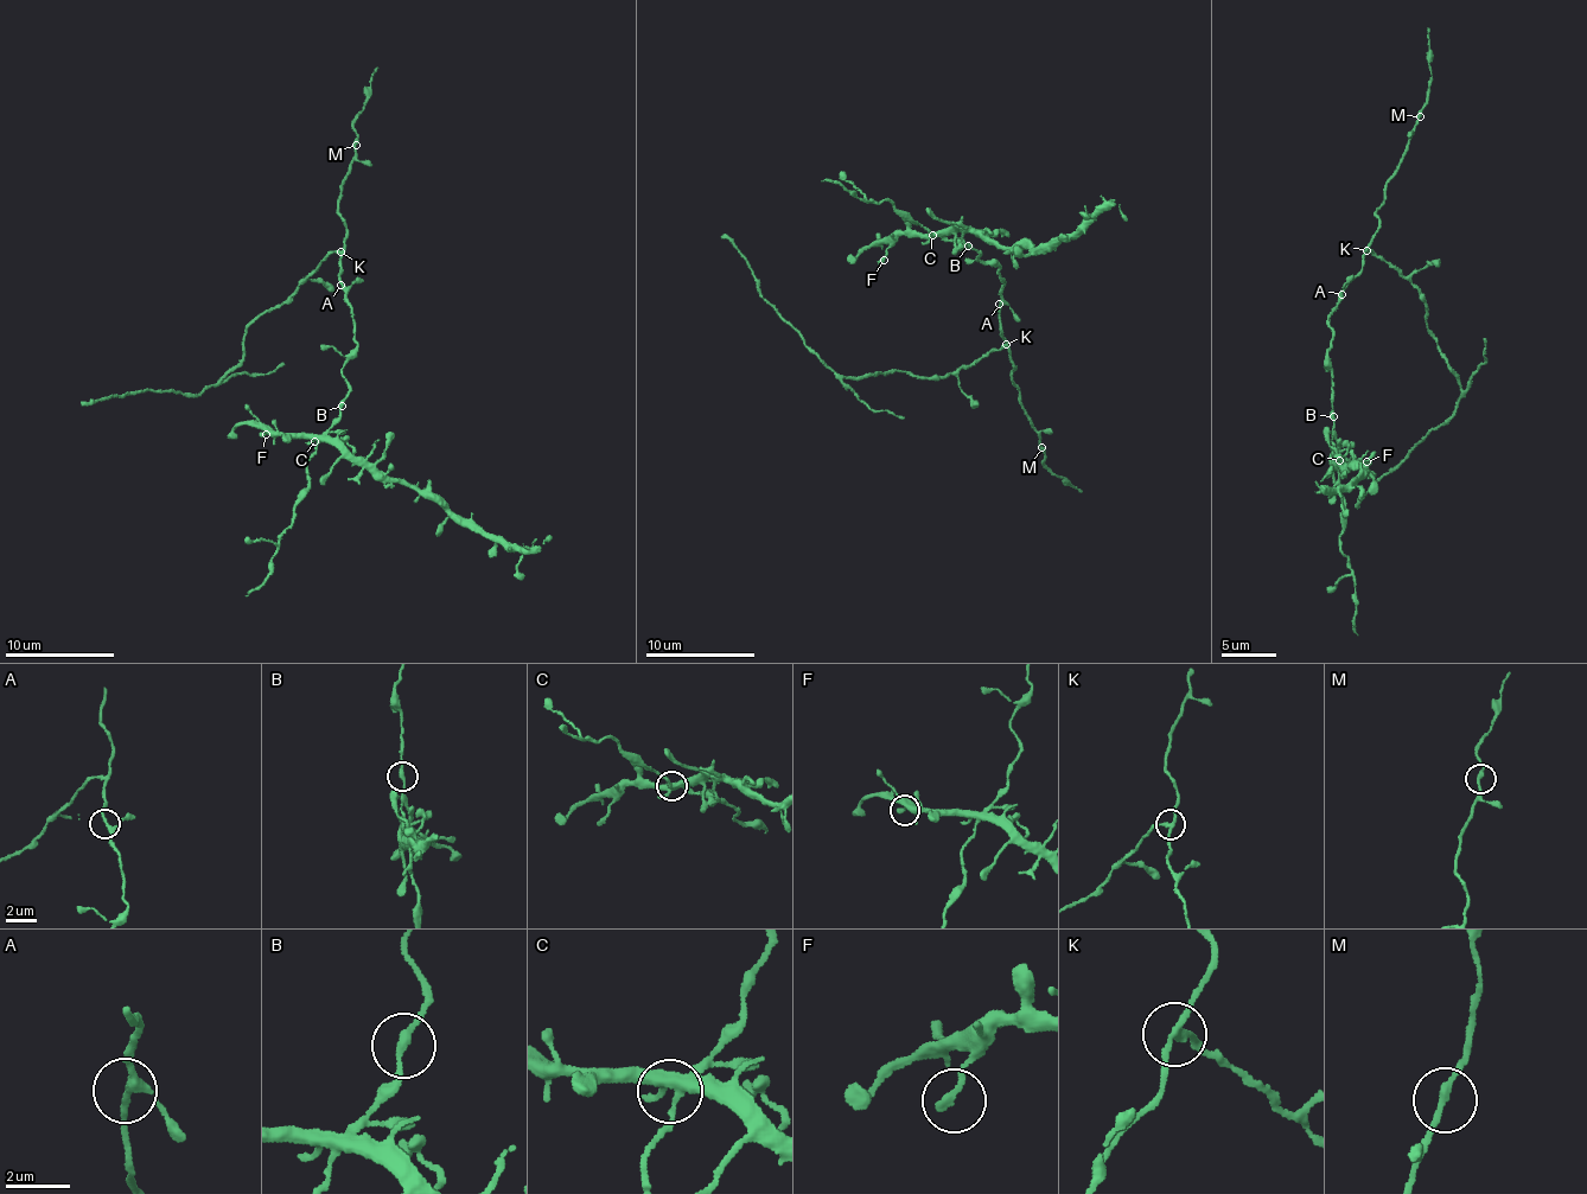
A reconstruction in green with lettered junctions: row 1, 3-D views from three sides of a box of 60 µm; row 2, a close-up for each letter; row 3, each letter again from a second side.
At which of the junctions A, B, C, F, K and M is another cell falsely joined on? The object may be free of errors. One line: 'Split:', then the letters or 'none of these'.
Split: K

